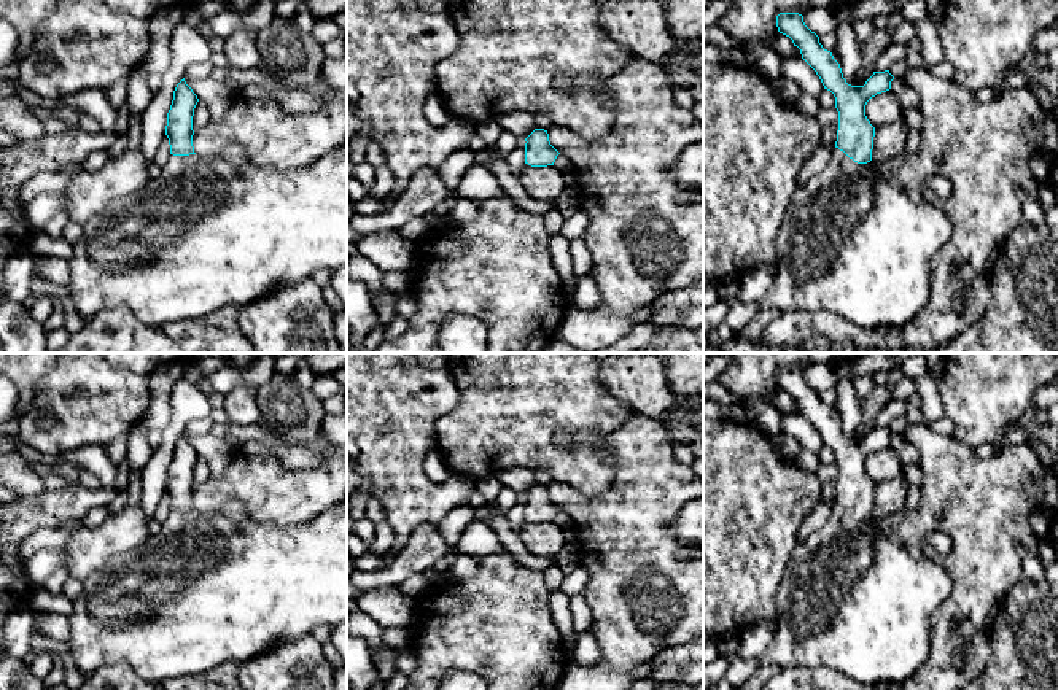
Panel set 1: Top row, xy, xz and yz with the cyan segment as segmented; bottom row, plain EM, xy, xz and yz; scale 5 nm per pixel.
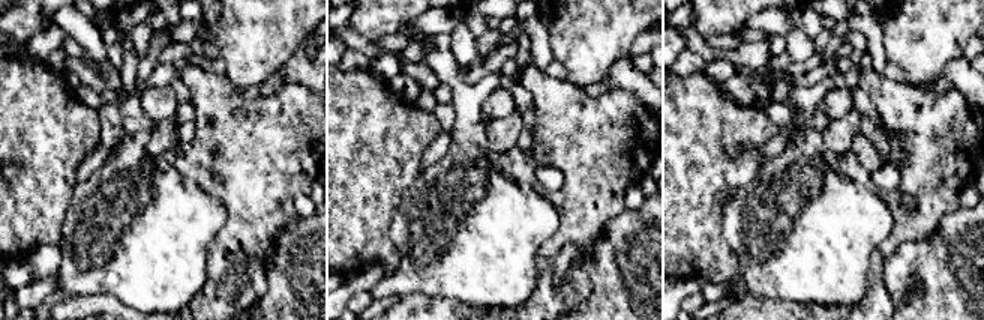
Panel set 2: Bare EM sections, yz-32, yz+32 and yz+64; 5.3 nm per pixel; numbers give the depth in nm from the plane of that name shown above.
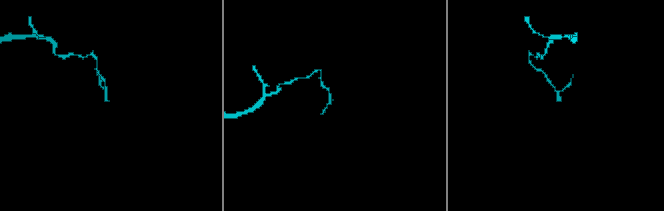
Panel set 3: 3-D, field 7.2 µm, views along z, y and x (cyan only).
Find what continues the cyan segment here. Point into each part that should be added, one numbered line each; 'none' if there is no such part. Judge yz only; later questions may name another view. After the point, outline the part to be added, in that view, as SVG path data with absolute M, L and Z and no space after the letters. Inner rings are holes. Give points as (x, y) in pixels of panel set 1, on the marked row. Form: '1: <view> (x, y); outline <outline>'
1: yz (853, 242); outline M834 148L829 170L811 176L797 188L788 202L784 216L775 234L776 275L772 288L759 299L759 312L776 308L829 312L856 326L878 326L899 331L928 304L932 280L932 258L953 234L948 215L928 202L920 191L904 188L883 162L858 164L843 151Z

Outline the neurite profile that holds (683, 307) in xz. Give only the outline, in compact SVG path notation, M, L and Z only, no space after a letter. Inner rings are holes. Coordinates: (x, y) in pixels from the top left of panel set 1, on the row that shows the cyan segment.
M703 278L687 288L660 294L652 304L651 324L703 326Z

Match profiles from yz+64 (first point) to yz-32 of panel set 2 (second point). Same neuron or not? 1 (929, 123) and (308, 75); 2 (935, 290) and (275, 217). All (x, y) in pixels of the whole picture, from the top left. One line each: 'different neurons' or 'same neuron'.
1: different neurons
2: different neurons

